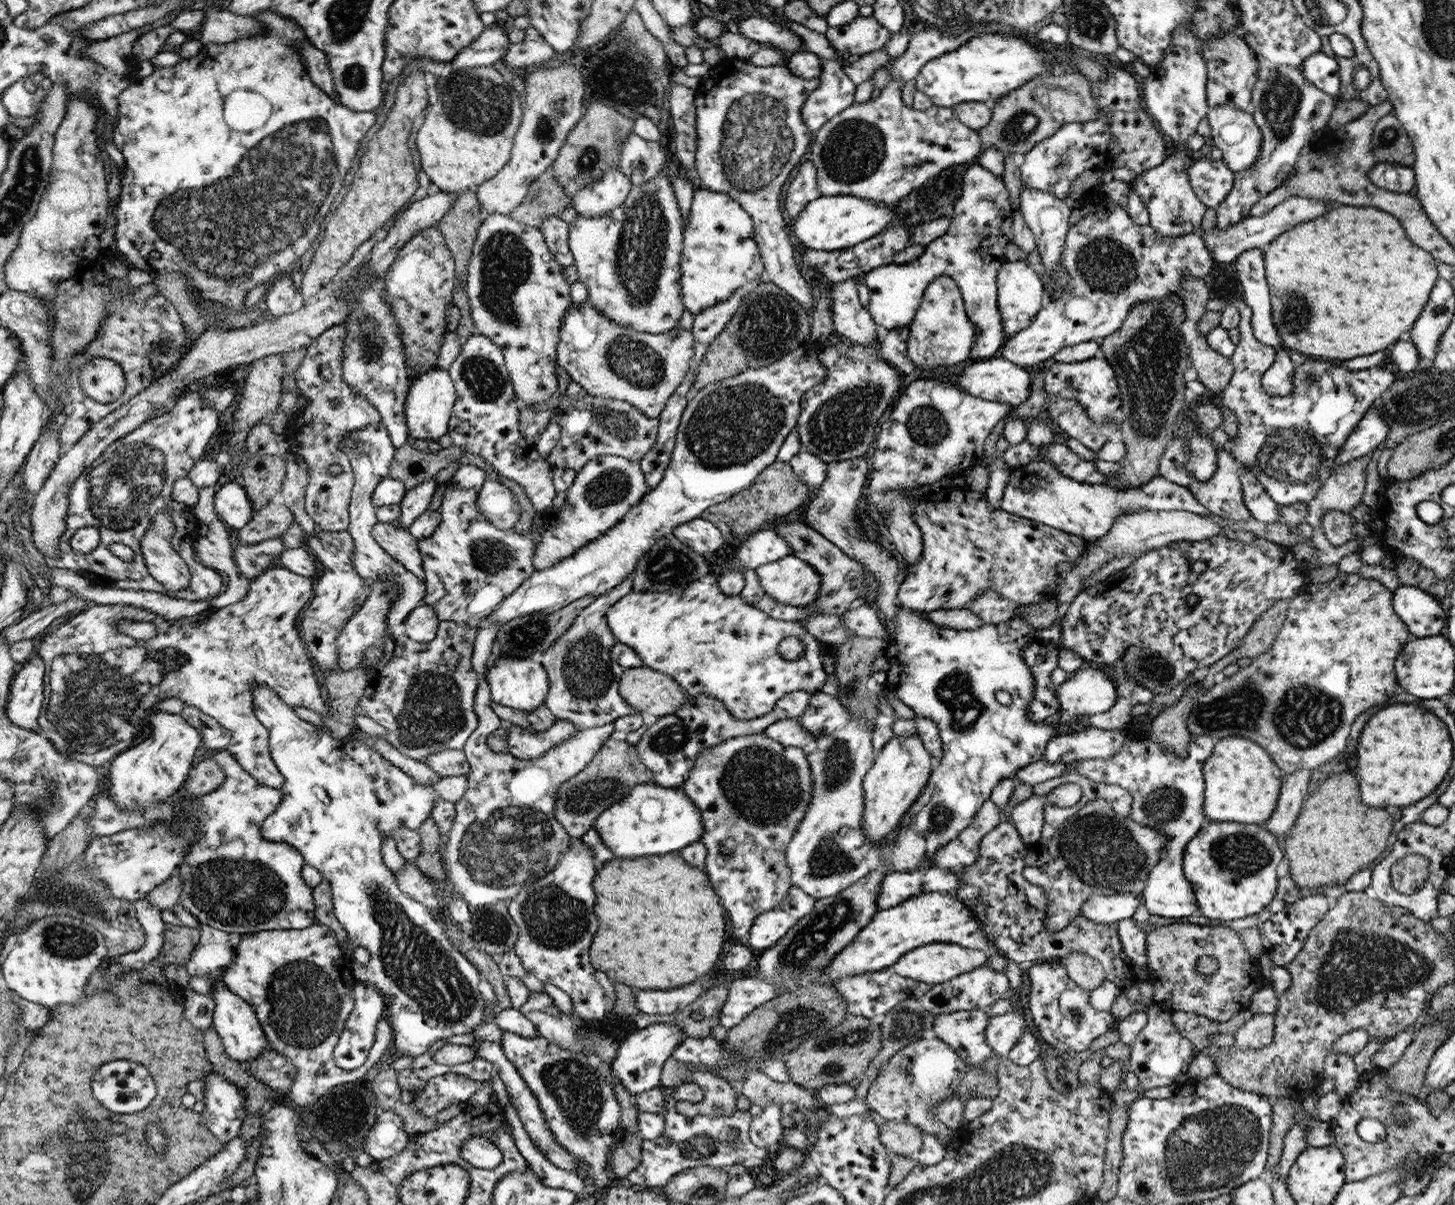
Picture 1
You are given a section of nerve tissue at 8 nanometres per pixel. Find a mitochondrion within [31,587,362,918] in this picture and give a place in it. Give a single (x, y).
(95, 692)

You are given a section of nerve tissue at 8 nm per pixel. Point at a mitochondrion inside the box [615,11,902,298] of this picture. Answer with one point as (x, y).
(757, 140)

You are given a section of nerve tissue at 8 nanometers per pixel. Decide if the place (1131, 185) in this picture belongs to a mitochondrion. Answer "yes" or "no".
no

